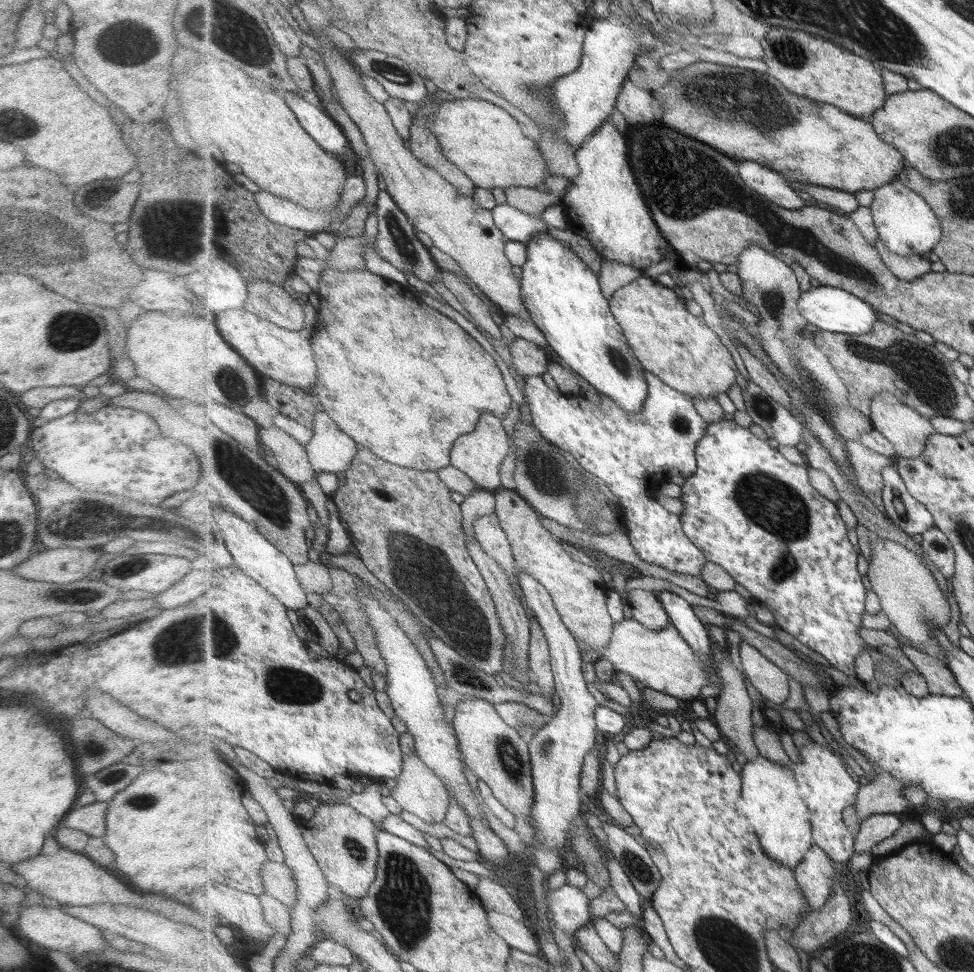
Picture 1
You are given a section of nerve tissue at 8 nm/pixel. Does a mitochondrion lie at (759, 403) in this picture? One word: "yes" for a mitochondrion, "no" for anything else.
yes

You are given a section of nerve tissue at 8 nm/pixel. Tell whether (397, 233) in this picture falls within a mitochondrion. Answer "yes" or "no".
yes

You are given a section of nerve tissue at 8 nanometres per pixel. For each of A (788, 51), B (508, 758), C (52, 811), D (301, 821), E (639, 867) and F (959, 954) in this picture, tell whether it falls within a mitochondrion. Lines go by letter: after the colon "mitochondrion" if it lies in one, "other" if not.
A: mitochondrion
B: mitochondrion
C: other
D: other
E: mitochondrion
F: mitochondrion

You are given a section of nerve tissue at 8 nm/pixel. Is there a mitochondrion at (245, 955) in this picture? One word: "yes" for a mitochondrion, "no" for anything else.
no

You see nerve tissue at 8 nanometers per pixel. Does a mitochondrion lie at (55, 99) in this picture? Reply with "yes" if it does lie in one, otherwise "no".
no

